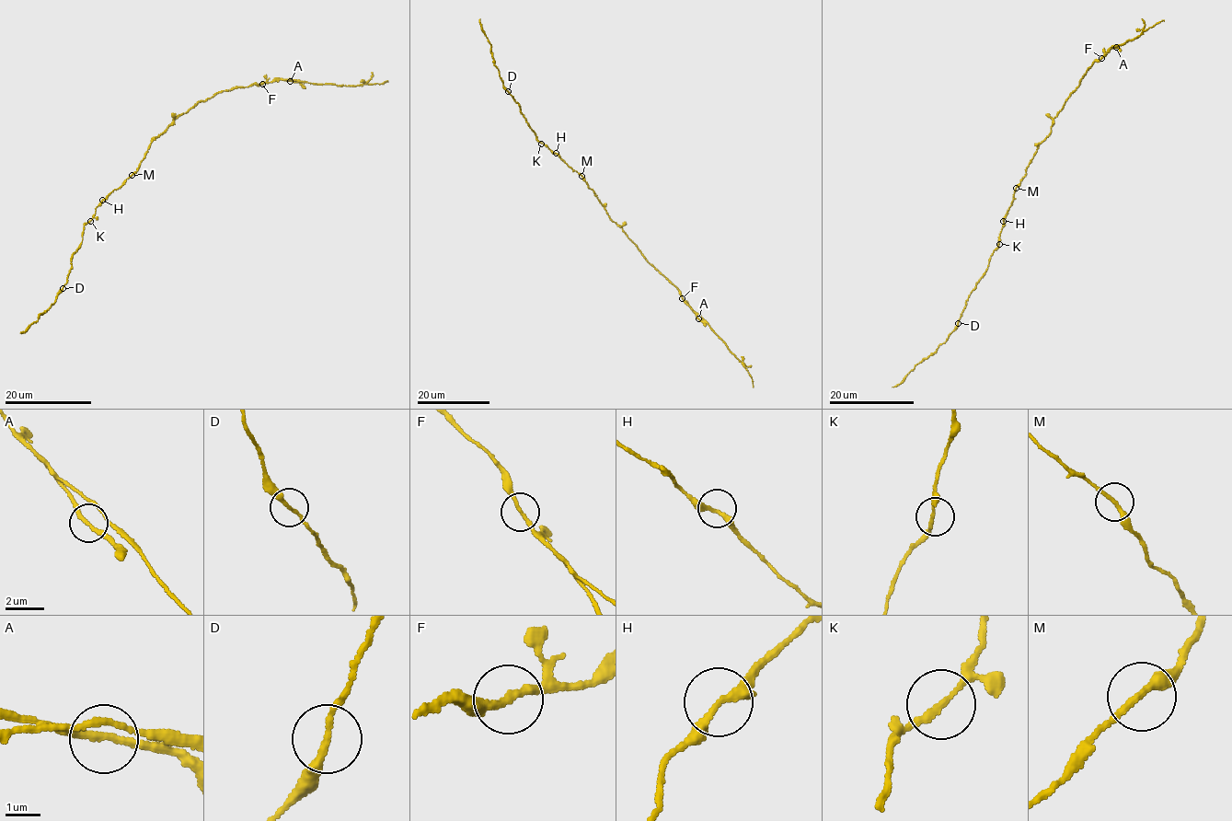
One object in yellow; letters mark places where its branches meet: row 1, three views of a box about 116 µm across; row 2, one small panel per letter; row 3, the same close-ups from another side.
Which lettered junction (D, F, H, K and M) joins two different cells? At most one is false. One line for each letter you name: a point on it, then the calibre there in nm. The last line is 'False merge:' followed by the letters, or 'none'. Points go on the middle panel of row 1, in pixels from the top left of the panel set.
F: at (682, 298); 190 nm thick
False merge: F

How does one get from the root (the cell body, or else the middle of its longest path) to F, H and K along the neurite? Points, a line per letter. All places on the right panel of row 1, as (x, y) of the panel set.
F: (1034, 154), (1048, 136), (1053, 121), (1071, 93), (1079, 86), (1093, 62), (1101, 58)
H: (1034, 154), (1003, 221)
K: (1034, 154), (1025, 176), (1017, 186), (1003, 222), (999, 244)

